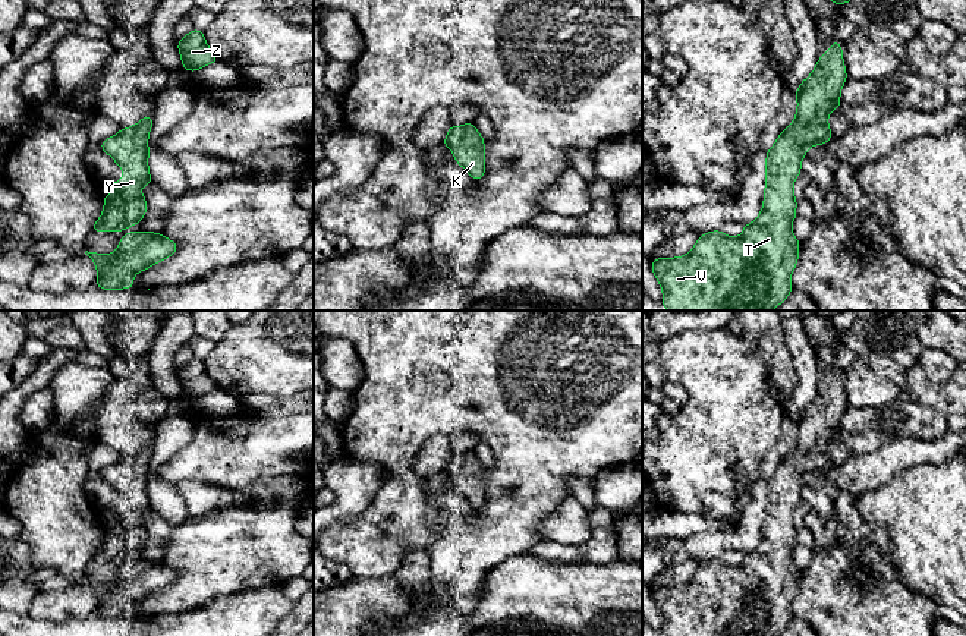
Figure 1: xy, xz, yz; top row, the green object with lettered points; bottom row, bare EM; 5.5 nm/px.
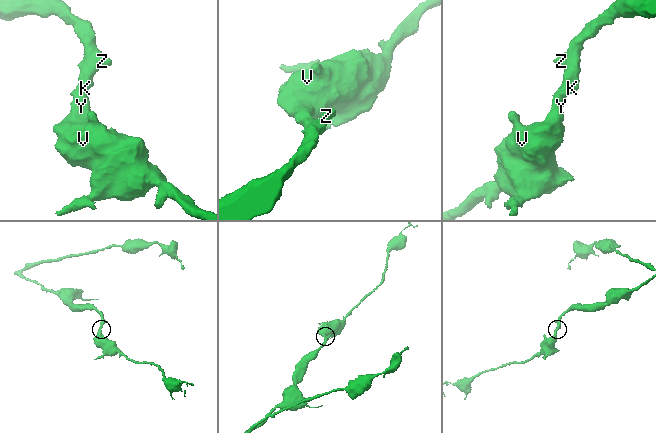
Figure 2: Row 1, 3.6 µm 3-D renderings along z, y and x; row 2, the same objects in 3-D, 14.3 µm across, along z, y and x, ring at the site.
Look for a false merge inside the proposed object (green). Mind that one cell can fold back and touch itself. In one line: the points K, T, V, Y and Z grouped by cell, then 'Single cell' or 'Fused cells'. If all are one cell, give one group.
Groups: K T V Y Z. Single cell

